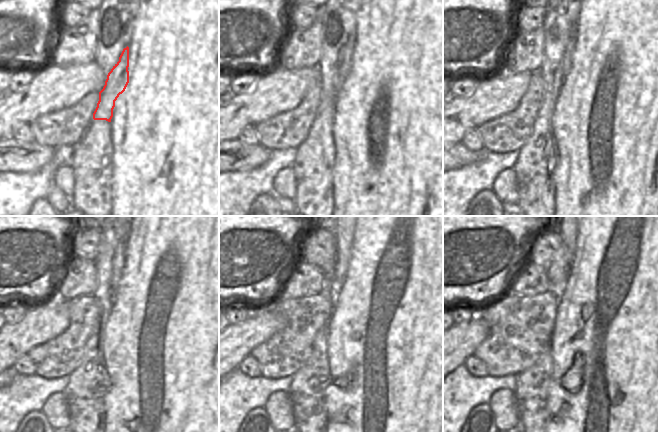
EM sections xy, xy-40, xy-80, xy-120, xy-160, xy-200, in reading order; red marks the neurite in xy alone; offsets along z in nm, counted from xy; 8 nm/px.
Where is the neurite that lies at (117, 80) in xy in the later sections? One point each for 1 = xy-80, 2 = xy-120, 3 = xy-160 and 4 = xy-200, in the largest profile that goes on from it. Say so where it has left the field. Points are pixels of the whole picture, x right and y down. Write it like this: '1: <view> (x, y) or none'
1: xy-80 (568, 54)
2: xy-120 (119, 258)
3: xy-160 (344, 236)
4: xy-200 (569, 236)

